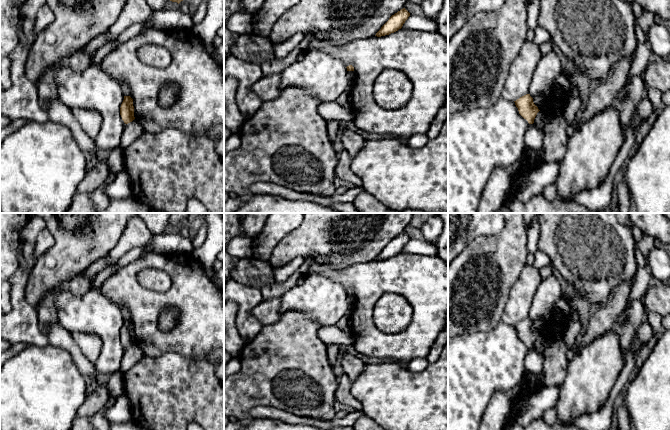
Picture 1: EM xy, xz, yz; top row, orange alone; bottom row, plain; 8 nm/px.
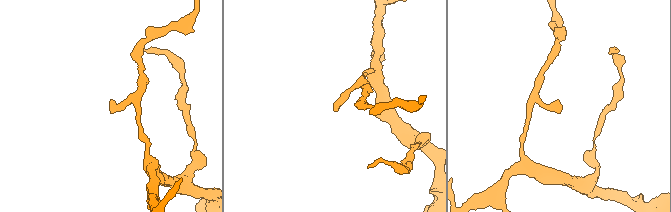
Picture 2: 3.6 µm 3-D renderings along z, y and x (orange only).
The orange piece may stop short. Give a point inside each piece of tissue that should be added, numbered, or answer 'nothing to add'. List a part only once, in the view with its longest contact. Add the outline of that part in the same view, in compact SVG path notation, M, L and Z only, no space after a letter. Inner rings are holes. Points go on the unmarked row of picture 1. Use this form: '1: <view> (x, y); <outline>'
nothing to add

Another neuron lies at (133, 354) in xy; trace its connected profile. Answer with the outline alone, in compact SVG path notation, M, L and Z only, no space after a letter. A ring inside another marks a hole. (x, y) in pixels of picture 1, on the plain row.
M134 343L132 346L126 348L125 353L122 357L119 370L125 374L129 371L142 357L144 356L143 351L140 347Z

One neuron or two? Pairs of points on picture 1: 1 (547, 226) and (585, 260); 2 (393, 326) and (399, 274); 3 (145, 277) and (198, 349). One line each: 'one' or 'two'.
1: one
2: two
3: two

